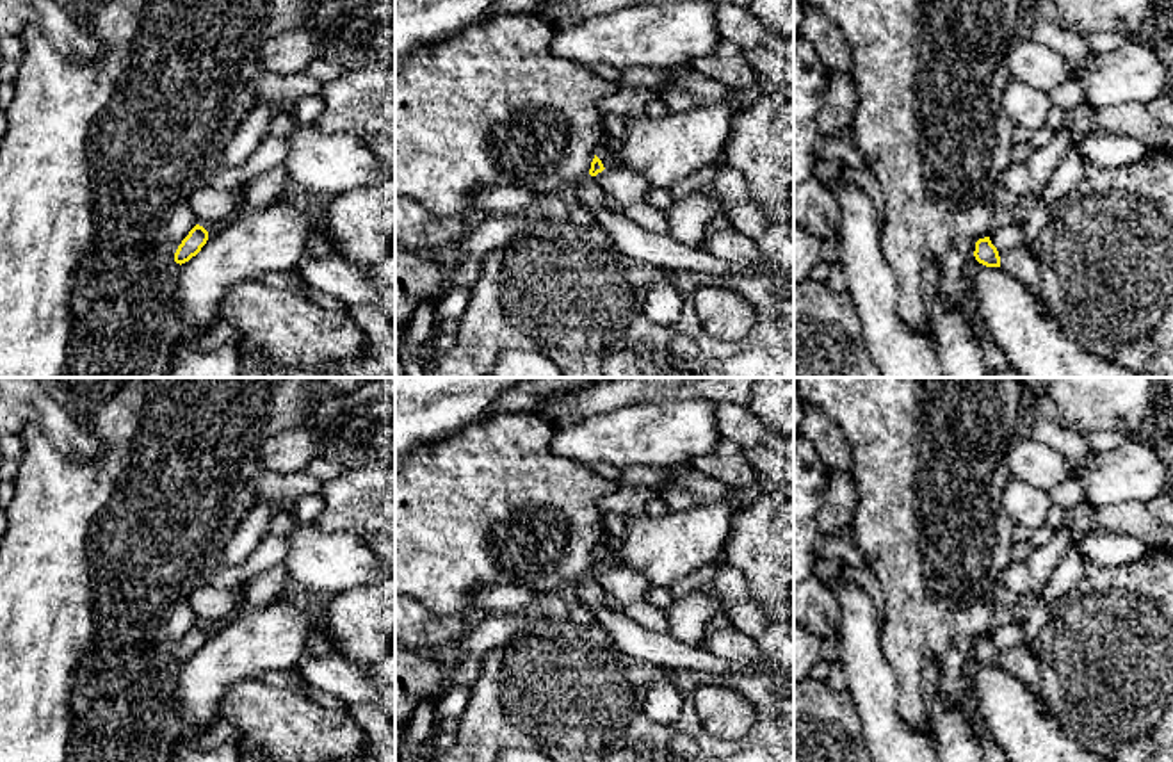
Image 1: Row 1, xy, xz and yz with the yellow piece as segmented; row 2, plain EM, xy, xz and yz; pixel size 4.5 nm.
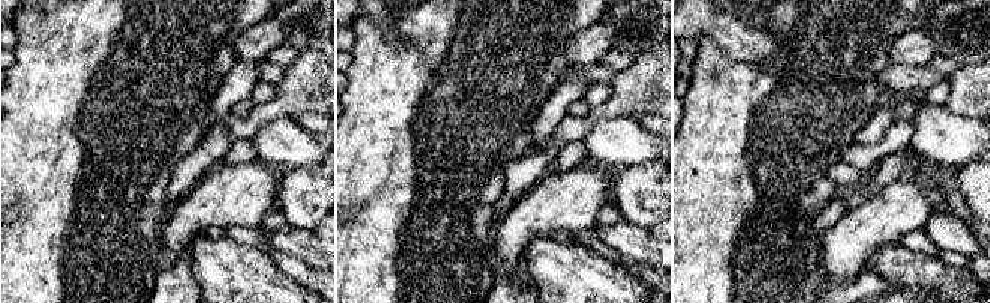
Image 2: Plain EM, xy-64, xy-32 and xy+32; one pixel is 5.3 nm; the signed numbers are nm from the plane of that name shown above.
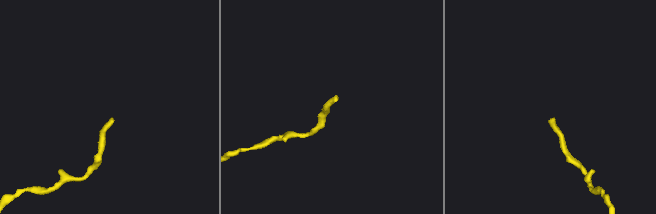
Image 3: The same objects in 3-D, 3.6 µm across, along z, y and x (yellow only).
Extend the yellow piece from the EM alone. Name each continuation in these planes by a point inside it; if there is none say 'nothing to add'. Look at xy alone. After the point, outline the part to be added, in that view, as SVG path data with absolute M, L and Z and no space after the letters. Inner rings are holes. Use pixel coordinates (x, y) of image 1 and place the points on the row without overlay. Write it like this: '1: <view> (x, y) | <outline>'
1: xy (212, 607) | M247 582L228 589L203 586L190 591L189 604L198 616L198 623L212 632L233 618L240 611L246 586Z

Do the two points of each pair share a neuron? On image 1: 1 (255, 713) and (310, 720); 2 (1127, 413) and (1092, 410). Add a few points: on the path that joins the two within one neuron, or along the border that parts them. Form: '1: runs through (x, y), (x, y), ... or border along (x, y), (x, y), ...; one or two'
1: runs through (269, 720), (296, 720); one
2: runs through (1118, 410), (1100, 410); one

